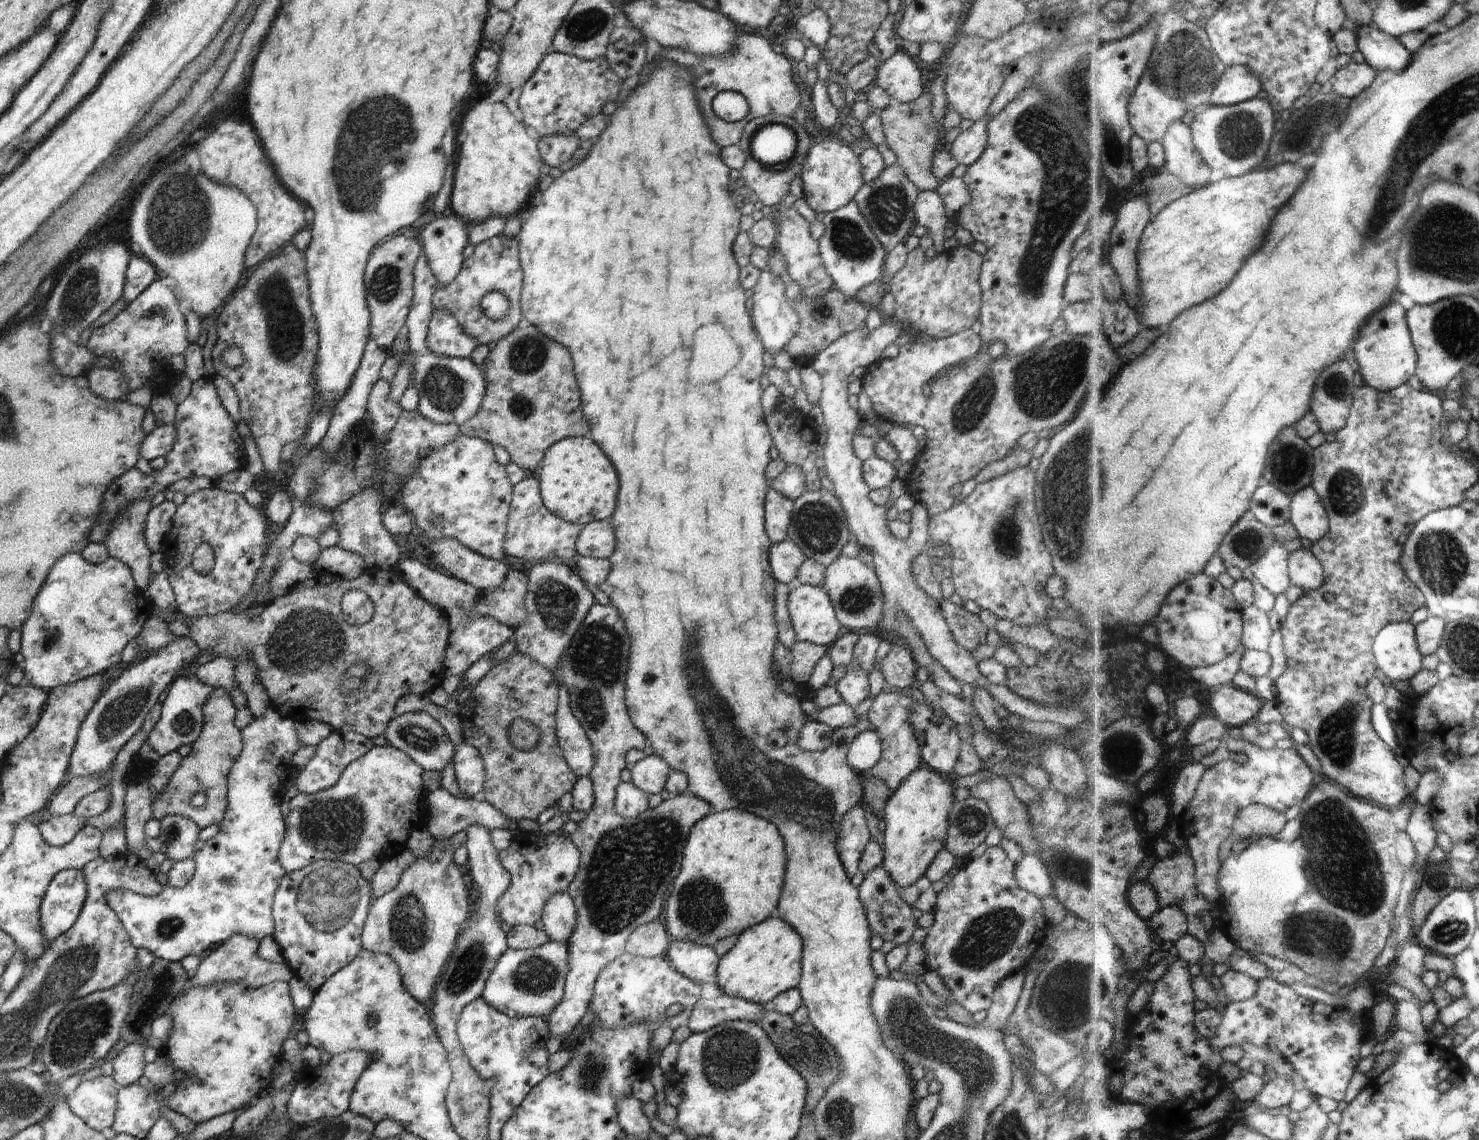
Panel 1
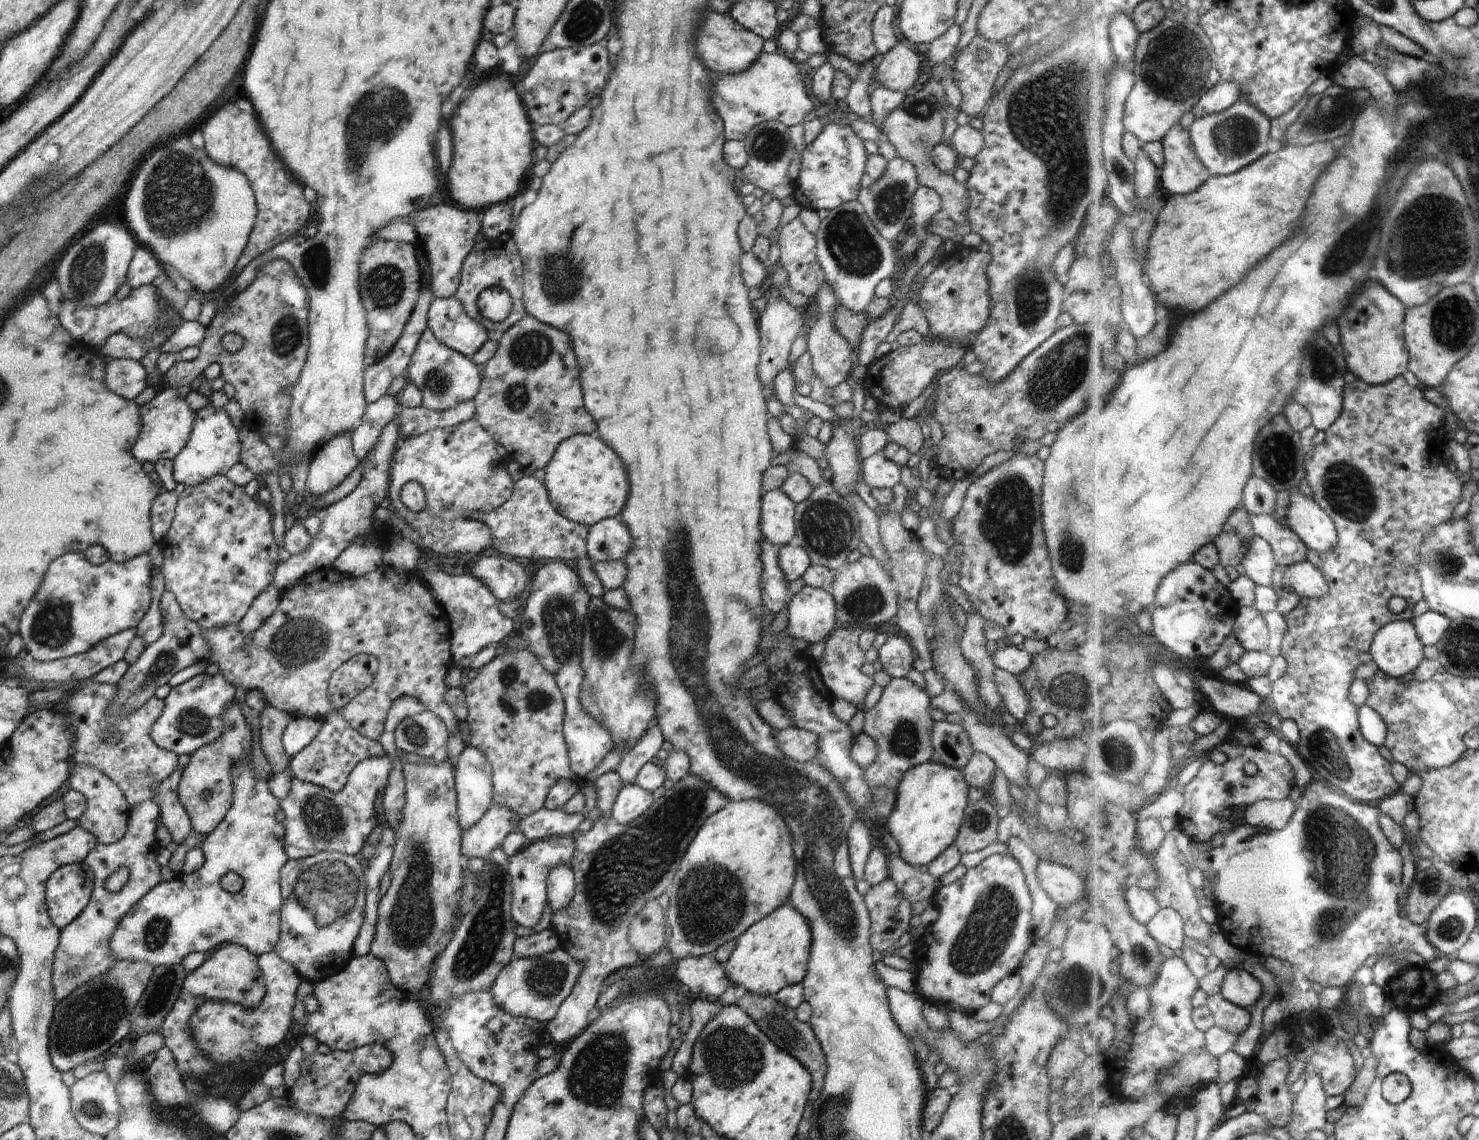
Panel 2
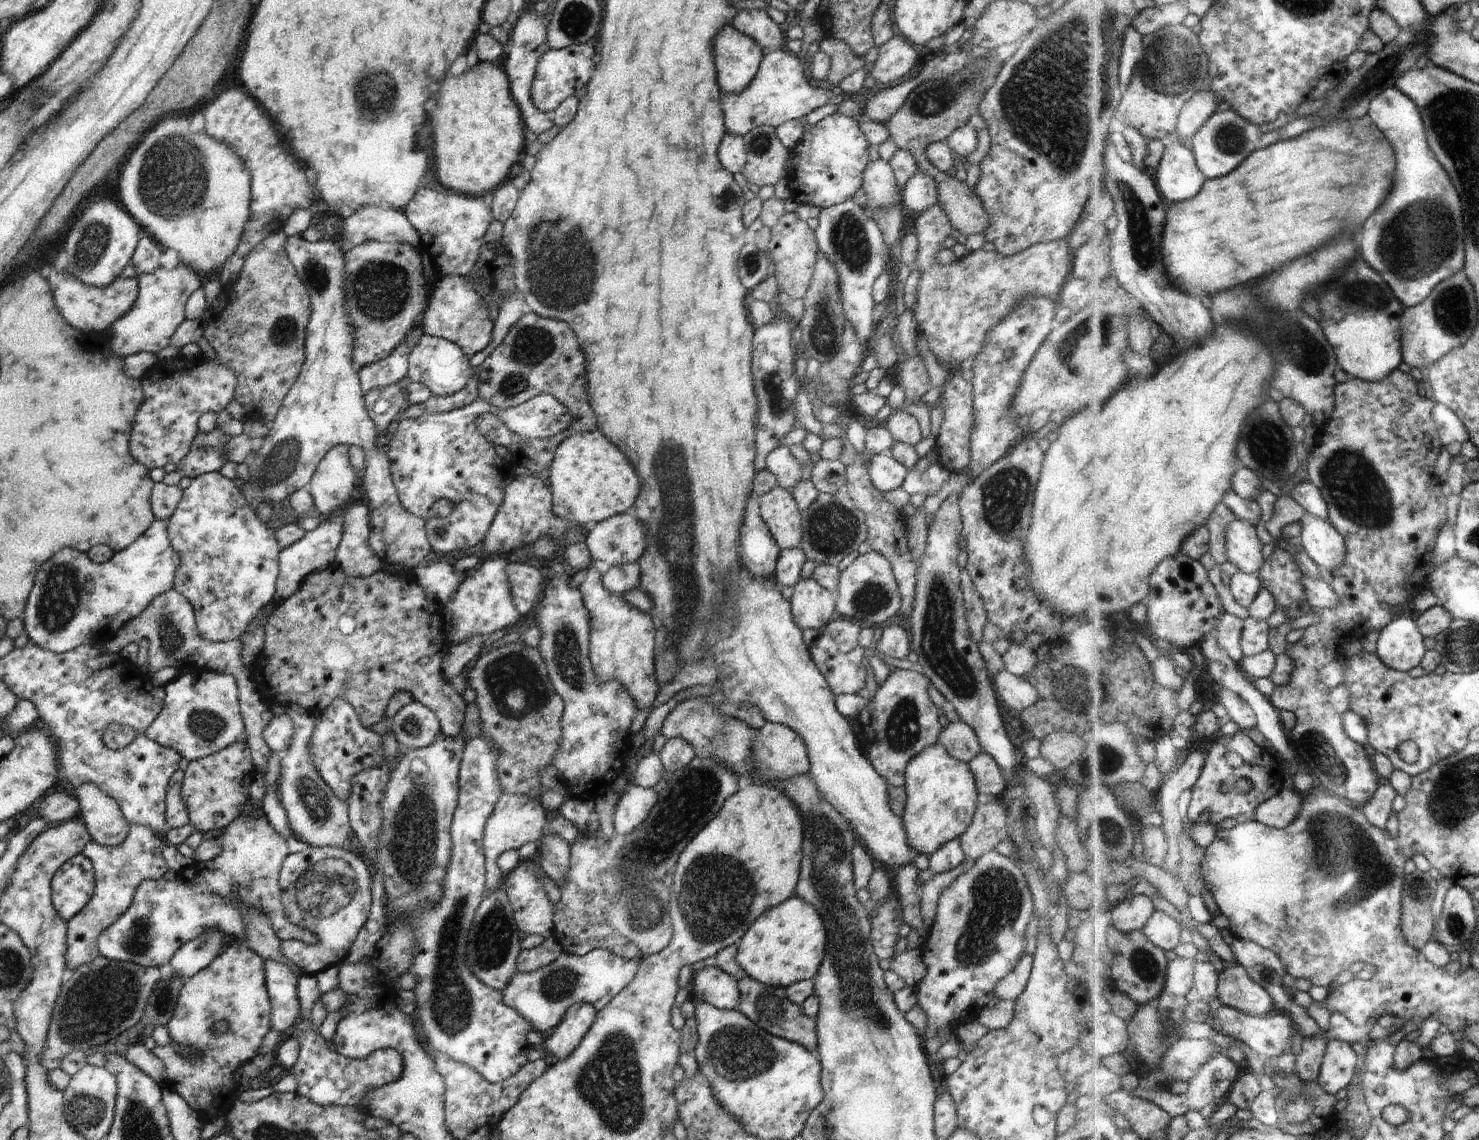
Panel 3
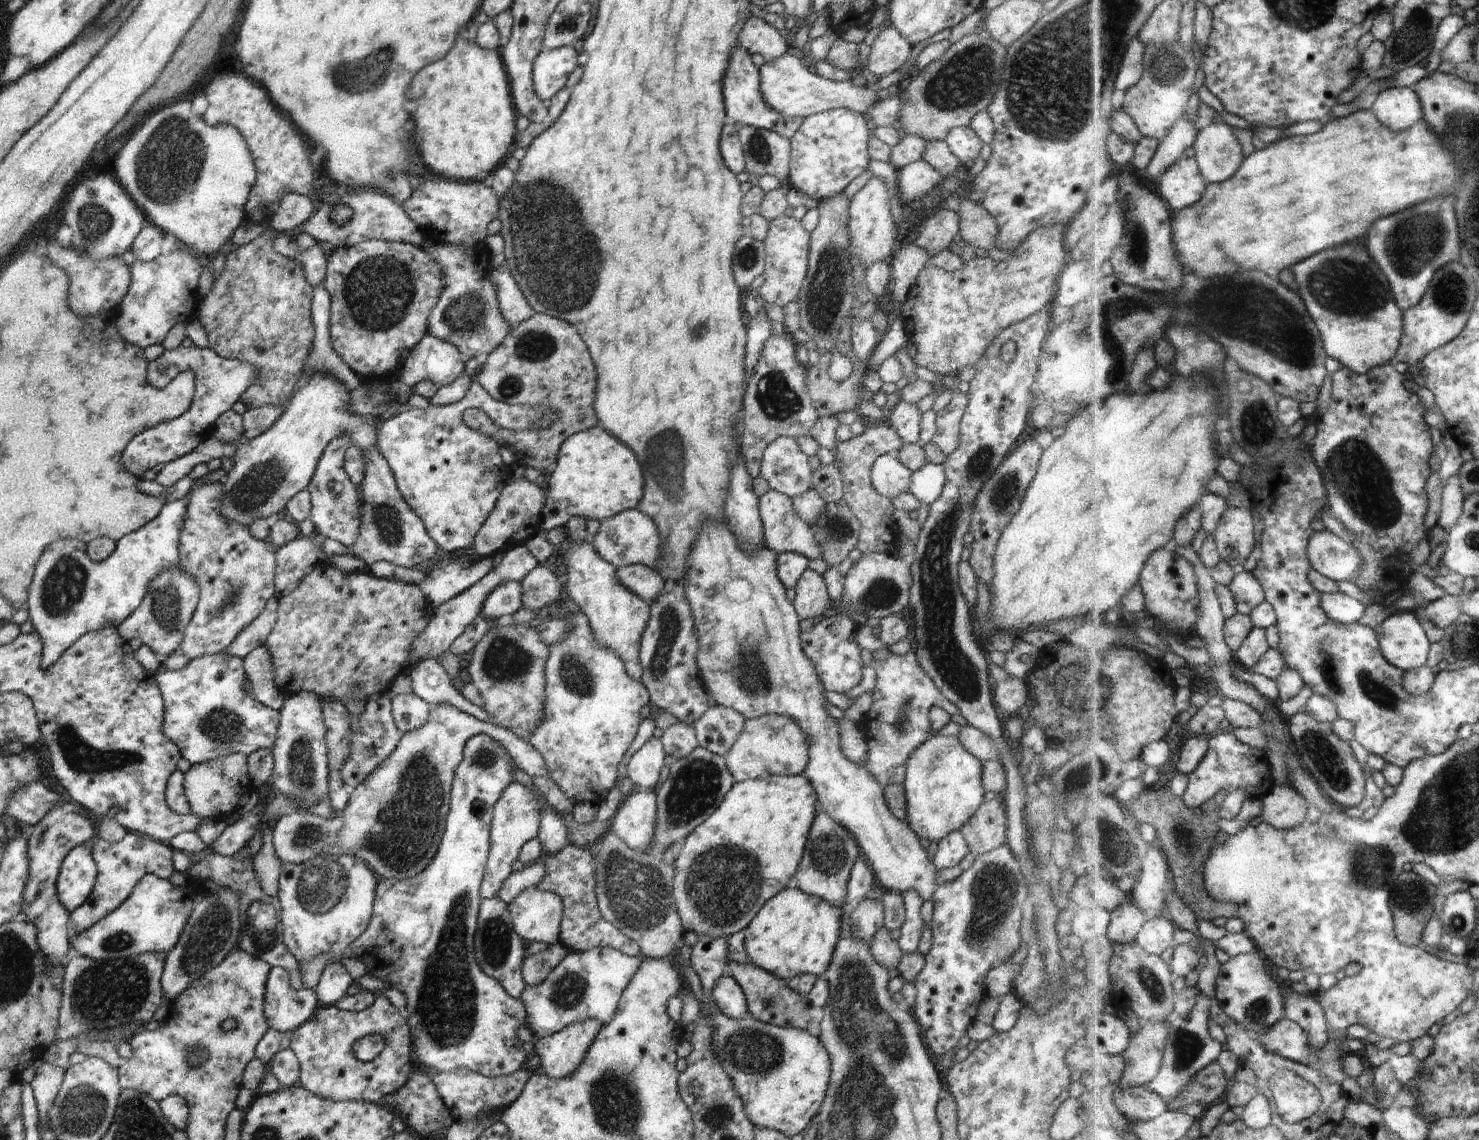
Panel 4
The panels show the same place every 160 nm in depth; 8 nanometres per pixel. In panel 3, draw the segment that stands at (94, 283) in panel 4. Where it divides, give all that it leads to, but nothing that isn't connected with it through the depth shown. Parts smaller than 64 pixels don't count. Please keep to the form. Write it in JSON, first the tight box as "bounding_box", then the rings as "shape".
{"bounding_box":[39,264,139,337],"shape":[[[50,264],[43,265],[39,273],[49,282],[54,302],[64,320],[72,328],[89,333],[91,337],[107,333],[112,324],[133,309],[138,298],[139,282],[136,278],[125,279],[120,276],[107,287],[98,288],[85,285],[64,270],[57,272]]]}

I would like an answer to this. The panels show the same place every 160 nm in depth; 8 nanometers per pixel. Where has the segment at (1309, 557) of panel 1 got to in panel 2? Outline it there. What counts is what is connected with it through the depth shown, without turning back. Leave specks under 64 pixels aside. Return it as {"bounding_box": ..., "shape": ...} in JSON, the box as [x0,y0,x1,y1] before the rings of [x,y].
{"bounding_box":[1283,560,1331,600],"shape":[[[1310,560],[1284,567],[1283,578],[1288,588],[1298,592],[1302,600],[1323,599],[1331,593],[1327,576],[1321,568],[1316,568]]]}

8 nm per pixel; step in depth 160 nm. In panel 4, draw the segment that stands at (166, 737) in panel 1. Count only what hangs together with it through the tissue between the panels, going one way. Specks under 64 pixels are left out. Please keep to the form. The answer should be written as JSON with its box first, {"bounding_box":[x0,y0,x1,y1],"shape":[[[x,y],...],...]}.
{"bounding_box":[155,653,280,765],"shape":[[[216,653],[192,659],[183,671],[155,673],[155,681],[161,690],[164,702],[162,732],[178,747],[180,754],[192,765],[242,753],[248,756],[260,749],[272,749],[277,739],[280,713],[268,708],[250,694],[245,678],[243,658]]]}

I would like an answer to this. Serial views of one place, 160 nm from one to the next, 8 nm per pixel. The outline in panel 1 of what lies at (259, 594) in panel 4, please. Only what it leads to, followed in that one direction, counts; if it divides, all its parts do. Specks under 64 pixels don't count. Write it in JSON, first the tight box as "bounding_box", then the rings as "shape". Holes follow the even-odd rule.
{"bounding_box":[160,486,268,619],"shape":[[[217,486],[186,496],[185,502],[177,506],[169,534],[160,546],[160,551],[166,559],[166,570],[162,573],[168,577],[168,582],[173,588],[178,612],[190,619],[231,612],[255,581],[256,573],[267,549],[265,530],[268,524],[264,509],[254,508],[242,495],[223,491]],[[204,542],[212,548],[215,560],[213,568],[207,575],[194,571],[192,567],[192,553]]]}

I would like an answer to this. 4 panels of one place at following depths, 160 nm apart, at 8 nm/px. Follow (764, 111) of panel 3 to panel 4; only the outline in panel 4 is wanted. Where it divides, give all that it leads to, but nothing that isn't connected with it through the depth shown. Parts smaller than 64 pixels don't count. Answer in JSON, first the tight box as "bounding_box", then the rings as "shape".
{"bounding_box":[759,52,883,119],"shape":[[[786,52],[774,60],[765,62],[759,67],[760,94],[762,100],[772,110],[783,117],[800,117],[805,119],[816,113],[832,109],[850,109],[866,113],[883,93],[866,90],[866,86],[858,87],[852,84],[852,78],[844,82],[836,82],[818,73],[810,72],[796,56]]]}

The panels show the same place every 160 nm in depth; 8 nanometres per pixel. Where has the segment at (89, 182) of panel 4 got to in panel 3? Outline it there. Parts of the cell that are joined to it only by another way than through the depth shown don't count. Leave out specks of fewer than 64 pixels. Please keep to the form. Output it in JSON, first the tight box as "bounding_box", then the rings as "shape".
{"bounding_box":[64,196,145,288],"shape":[[[96,196],[82,214],[76,218],[66,234],[64,249],[68,254],[68,264],[64,271],[85,285],[104,288],[121,276],[124,266],[128,265],[136,246],[145,236],[141,226],[130,216],[118,201]]]}

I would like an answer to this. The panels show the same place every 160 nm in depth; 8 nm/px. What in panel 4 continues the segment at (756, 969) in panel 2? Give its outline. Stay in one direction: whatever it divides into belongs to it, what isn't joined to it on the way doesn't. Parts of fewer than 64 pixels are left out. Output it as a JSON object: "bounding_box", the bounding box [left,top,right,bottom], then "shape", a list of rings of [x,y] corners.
{"bounding_box":[743,885,841,981],"shape":[[[790,885],[768,900],[743,930],[749,960],[785,981],[801,974],[820,978],[832,962],[841,933],[841,916],[839,908]]]}

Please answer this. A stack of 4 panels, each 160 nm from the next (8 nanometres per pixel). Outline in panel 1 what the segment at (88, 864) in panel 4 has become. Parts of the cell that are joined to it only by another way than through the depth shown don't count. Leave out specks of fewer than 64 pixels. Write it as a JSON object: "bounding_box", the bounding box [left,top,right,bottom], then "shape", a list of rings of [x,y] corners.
{"bounding_box":[39,870,86,944],"shape":[[[81,870],[59,872],[50,881],[39,910],[40,928],[48,944],[74,926],[85,896],[86,883]]]}

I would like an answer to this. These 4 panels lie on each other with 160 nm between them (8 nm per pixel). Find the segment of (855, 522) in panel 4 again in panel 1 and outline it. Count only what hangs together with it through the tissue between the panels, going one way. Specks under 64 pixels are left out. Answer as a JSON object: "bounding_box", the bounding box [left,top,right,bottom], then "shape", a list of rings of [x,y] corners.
{"bounding_box":[788,487,850,567],"shape":[[[820,487],[817,491],[806,491],[800,498],[793,501],[793,517],[788,527],[790,539],[807,559],[818,561],[827,567],[837,559],[844,545],[850,540],[848,528],[840,501],[832,492]]]}

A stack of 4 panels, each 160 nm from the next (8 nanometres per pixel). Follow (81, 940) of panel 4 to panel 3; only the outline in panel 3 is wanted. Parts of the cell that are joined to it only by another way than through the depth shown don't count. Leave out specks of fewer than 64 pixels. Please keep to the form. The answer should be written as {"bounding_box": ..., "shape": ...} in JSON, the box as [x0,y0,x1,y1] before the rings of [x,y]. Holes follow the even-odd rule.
{"bounding_box":[97,800,316,967],"shape":[[[249,800],[241,807],[239,815],[224,827],[216,840],[221,846],[221,851],[212,860],[196,864],[195,886],[188,886],[186,878],[178,875],[175,880],[145,880],[139,884],[128,910],[114,924],[100,933],[97,945],[103,957],[126,963],[136,963],[143,967],[159,967],[168,964],[174,953],[188,941],[200,936],[207,929],[220,931],[223,935],[236,936],[238,942],[244,943],[247,935],[241,904],[250,909],[257,909],[271,922],[273,931],[281,940],[296,939],[304,943],[315,944],[316,934],[292,924],[286,916],[281,903],[281,890],[279,887],[279,872],[286,856],[289,855],[288,847],[283,836],[270,824],[265,815],[255,817],[250,815],[254,805]],[[232,884],[239,884],[239,892],[232,892]]]}

